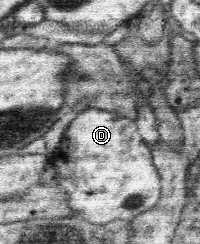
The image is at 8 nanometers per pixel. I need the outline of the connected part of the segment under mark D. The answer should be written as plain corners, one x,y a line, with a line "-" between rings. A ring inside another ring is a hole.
97,108
85,109
69,123
61,144
46,164
39,185
60,186
67,194
67,205
87,222
96,225
114,220
133,220
151,210
162,196
161,176
153,165
149,146
138,132
136,119

